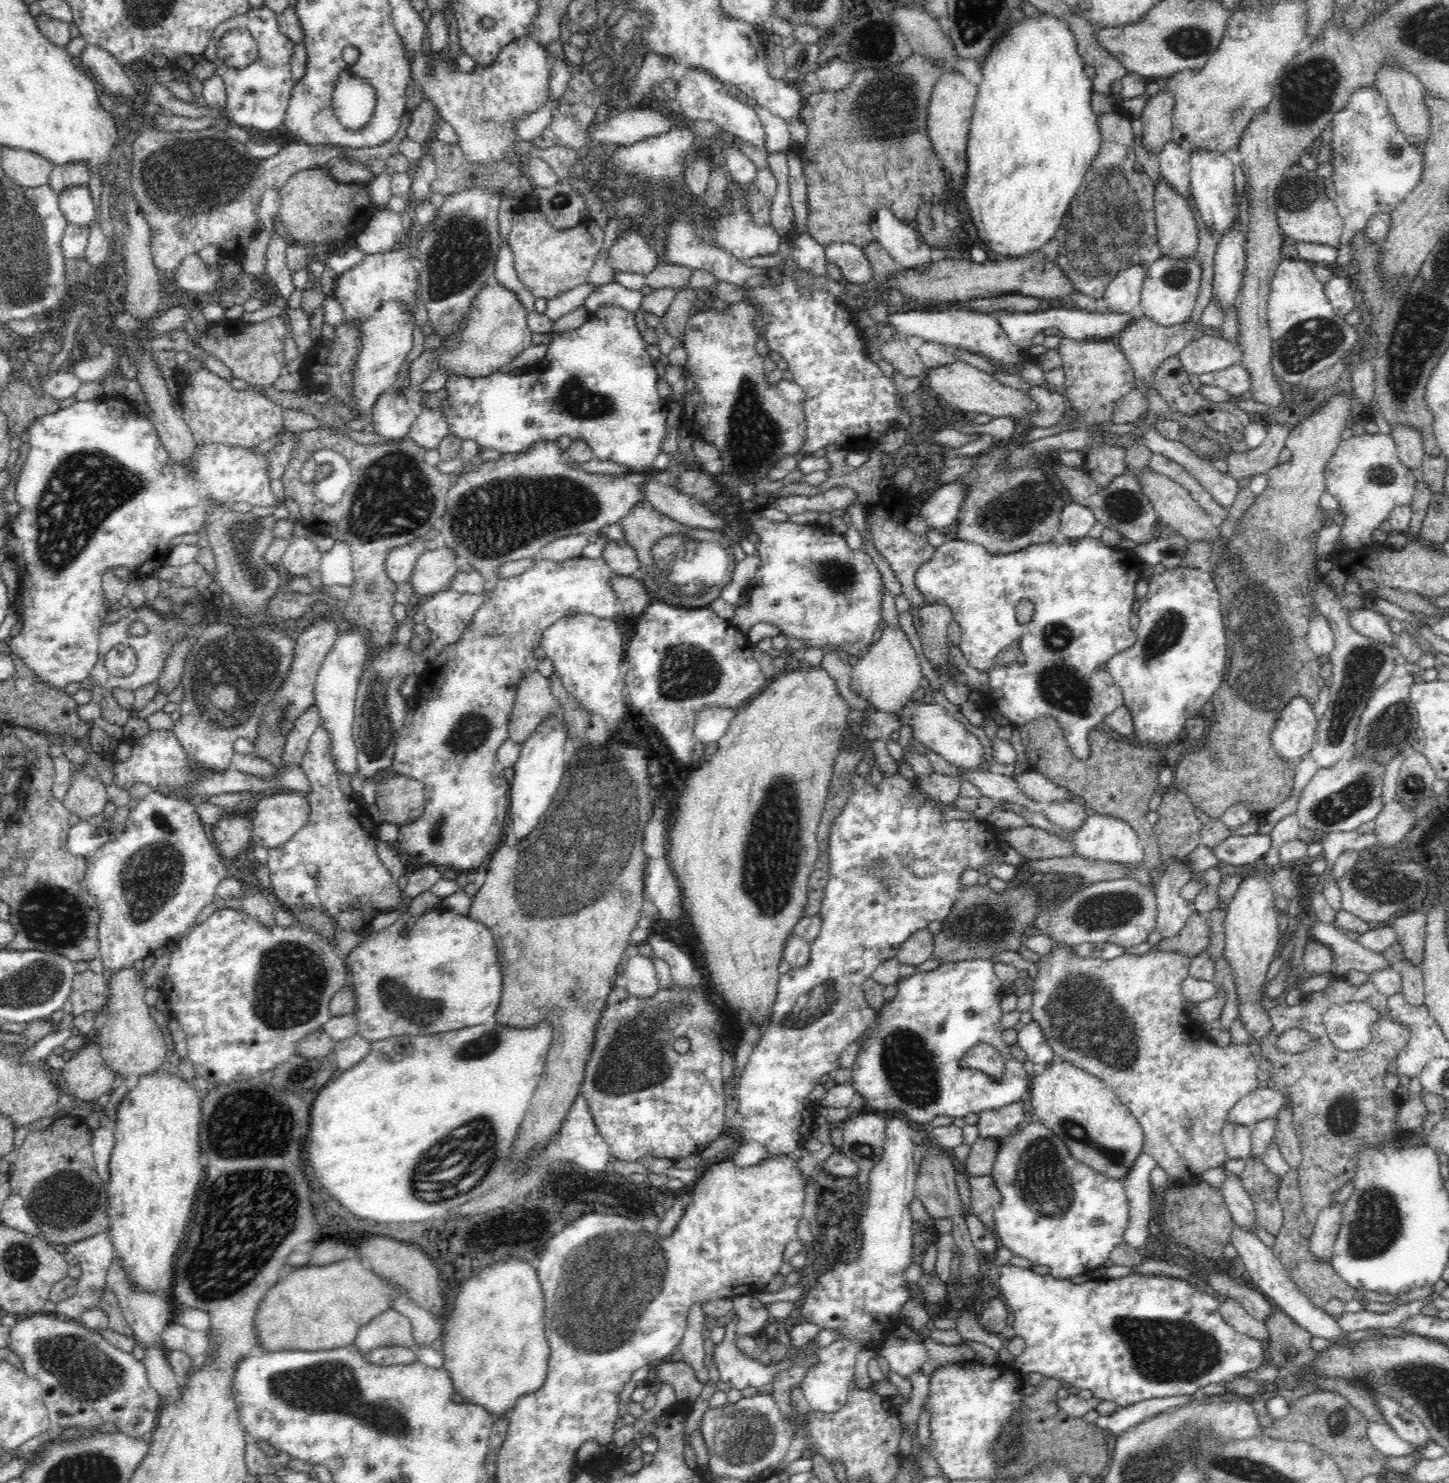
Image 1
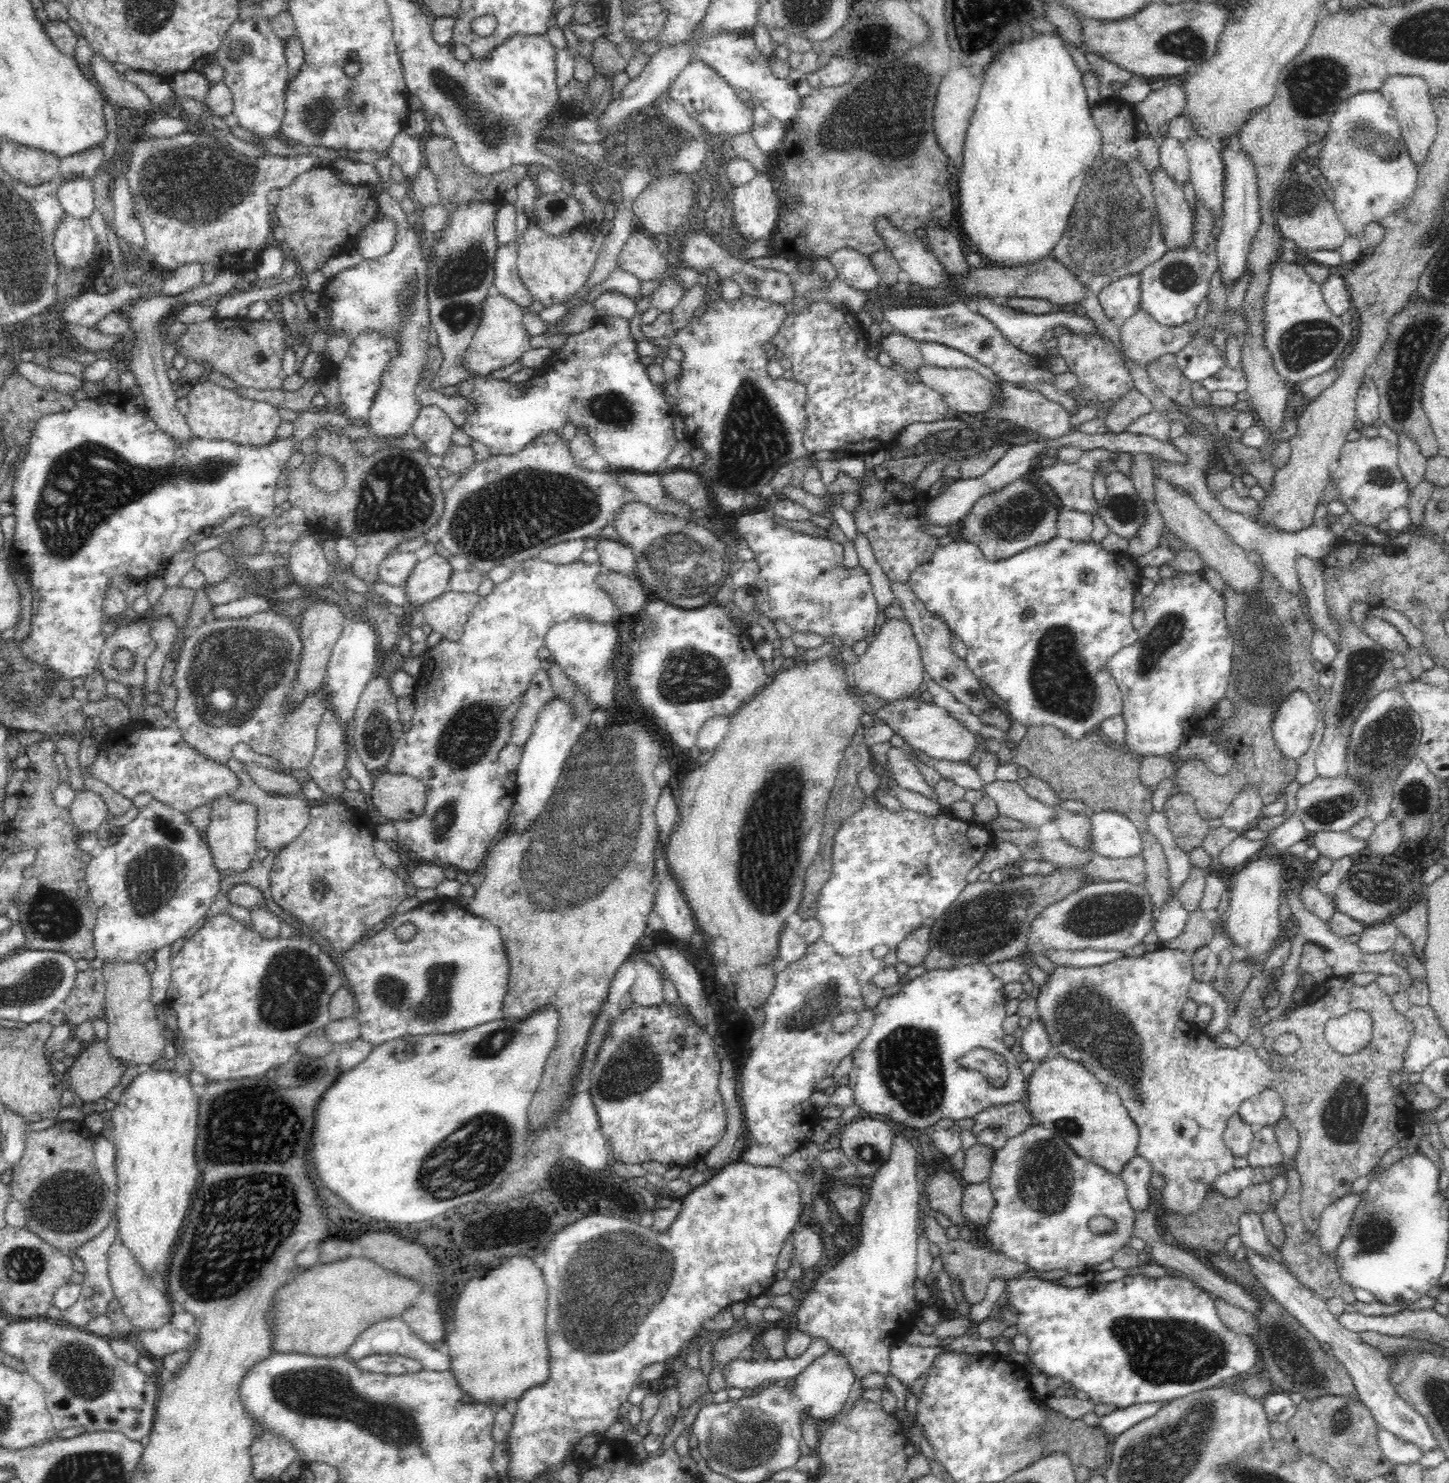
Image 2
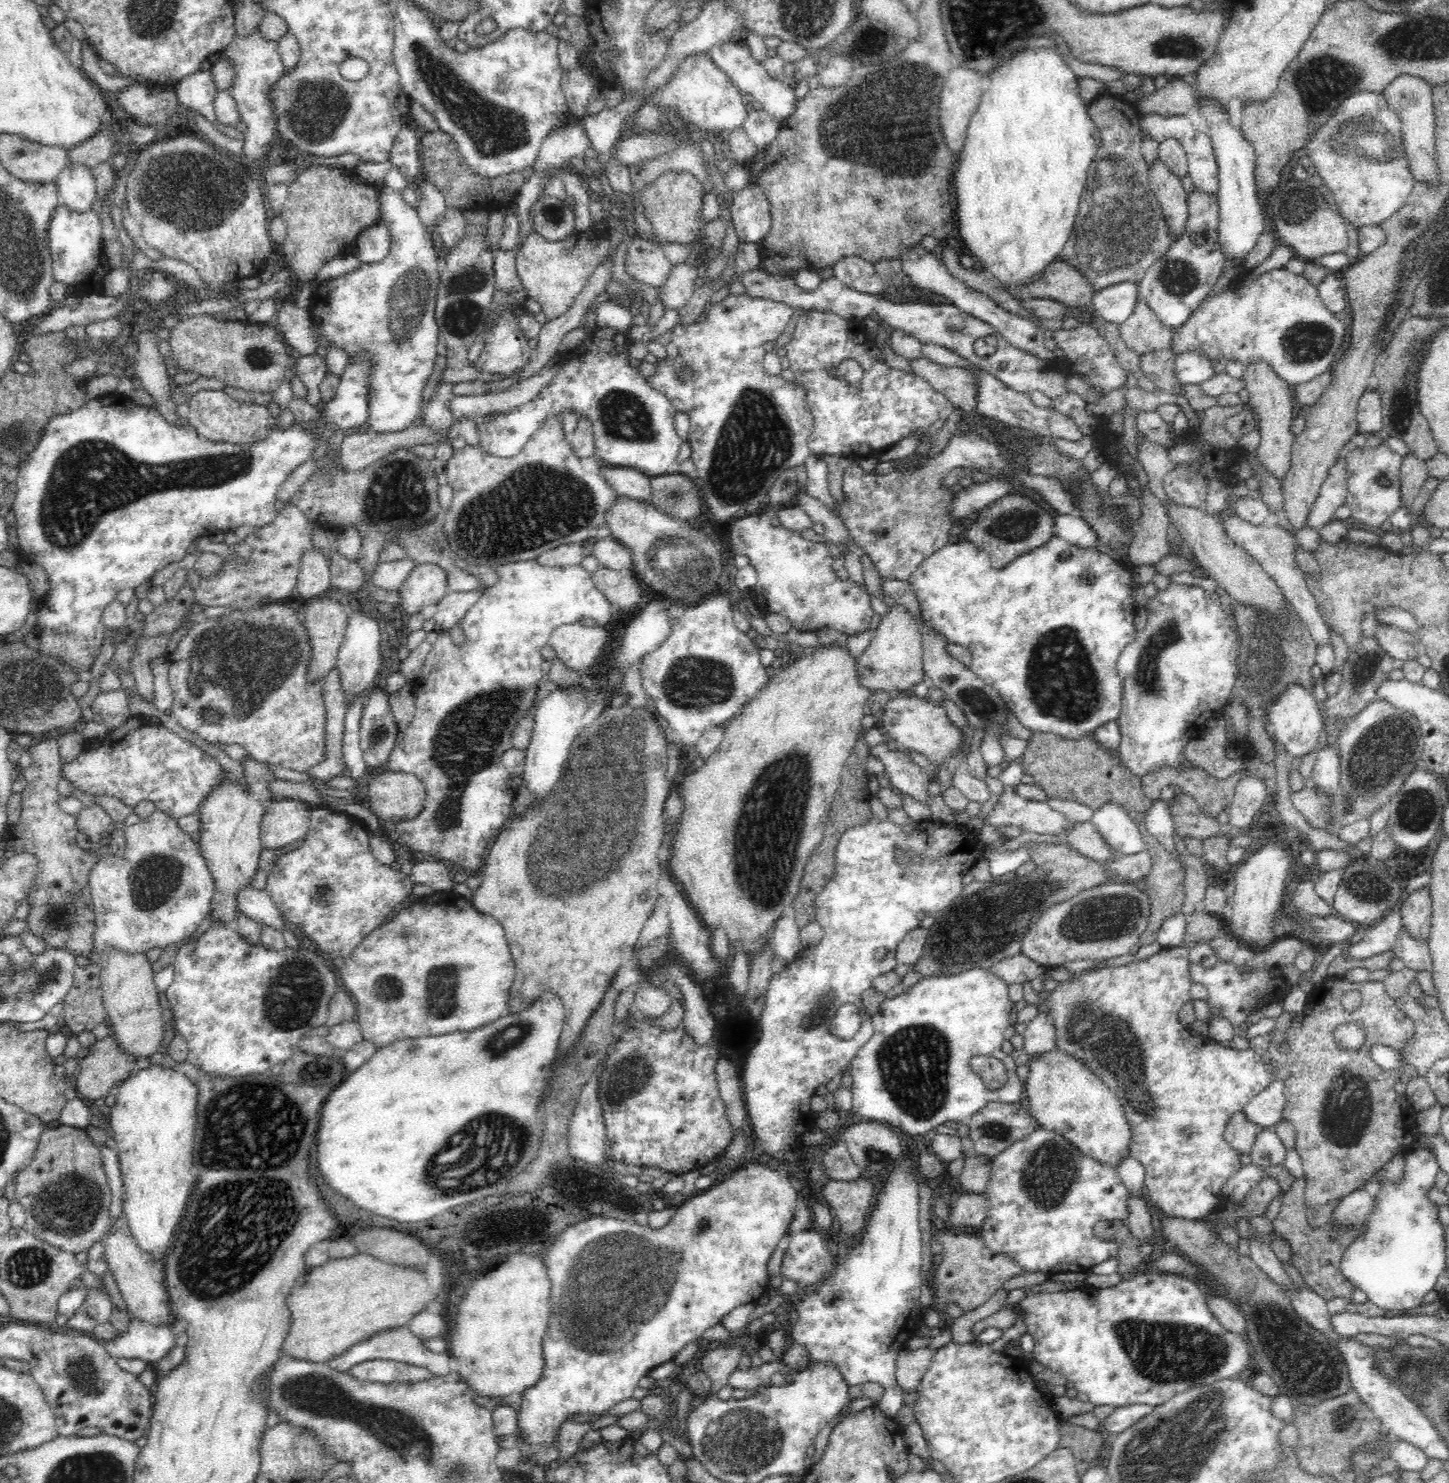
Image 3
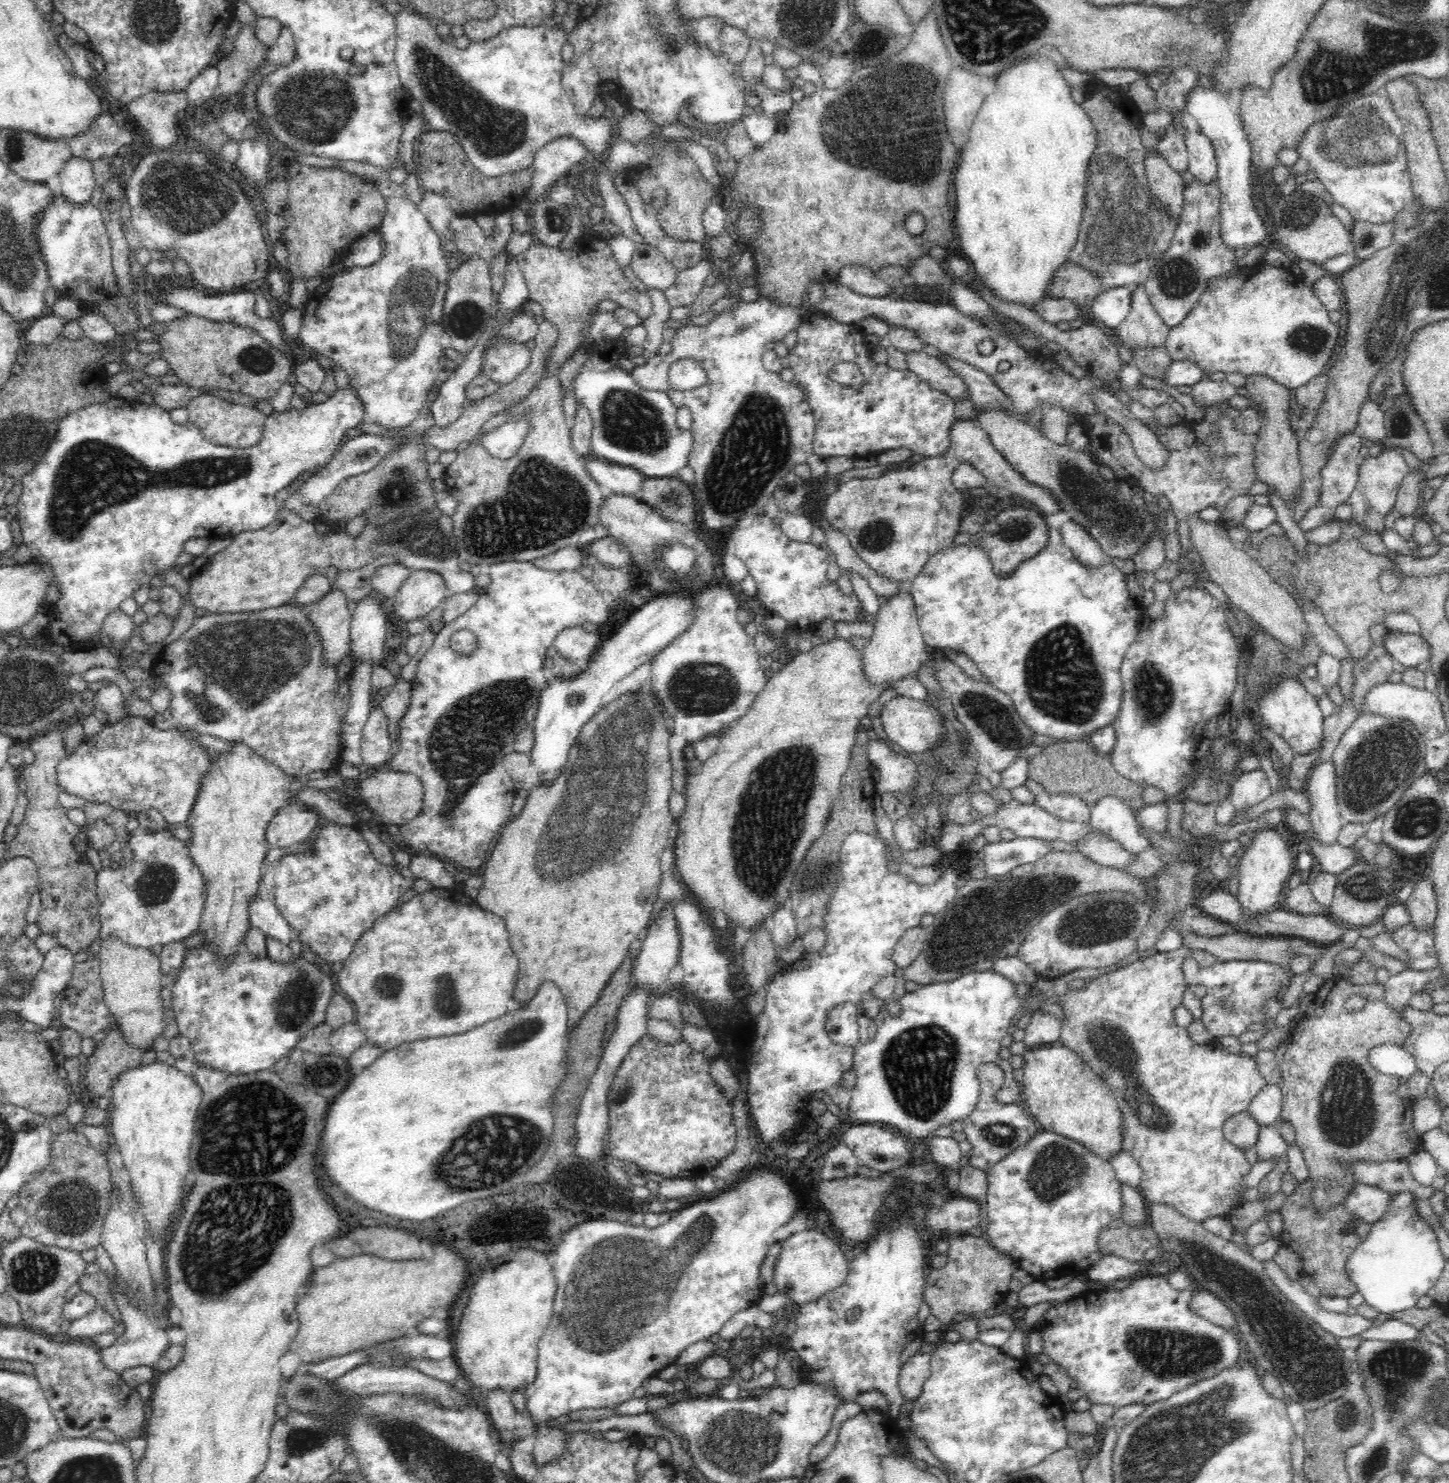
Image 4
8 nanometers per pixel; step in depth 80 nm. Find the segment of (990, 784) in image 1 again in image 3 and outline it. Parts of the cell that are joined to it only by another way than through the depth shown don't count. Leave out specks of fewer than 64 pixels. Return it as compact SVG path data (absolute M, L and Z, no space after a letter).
M1005 787L1004 792L998 796L994 810L990 811L983 824L1017 826L1023 832L1054 835L1059 831L1064 832L1071 822L1046 801L1026 800L1014 787Z

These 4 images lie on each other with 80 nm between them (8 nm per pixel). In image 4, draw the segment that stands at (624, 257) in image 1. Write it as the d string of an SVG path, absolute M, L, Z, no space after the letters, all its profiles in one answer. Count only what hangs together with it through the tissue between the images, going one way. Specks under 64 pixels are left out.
M648 243L635 248L630 260L634 274L649 289L666 290L676 282L678 269L655 246Z

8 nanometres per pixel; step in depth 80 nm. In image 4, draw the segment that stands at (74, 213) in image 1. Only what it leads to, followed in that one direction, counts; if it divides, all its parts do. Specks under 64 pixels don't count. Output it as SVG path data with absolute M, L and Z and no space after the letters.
M73 155L62 167L59 182L62 195L70 203L86 204L96 186L93 162Z

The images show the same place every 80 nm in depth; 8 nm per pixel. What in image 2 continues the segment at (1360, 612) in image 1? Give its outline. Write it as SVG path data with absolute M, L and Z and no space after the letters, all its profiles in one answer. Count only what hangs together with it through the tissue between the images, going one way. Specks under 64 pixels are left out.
M1367 614L1363 622L1362 632L1373 638L1382 648L1403 654L1408 648L1406 637L1391 623Z

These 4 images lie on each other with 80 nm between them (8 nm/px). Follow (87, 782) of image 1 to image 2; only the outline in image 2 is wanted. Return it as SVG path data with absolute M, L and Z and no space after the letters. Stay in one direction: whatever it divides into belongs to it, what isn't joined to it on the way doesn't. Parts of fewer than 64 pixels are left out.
M85 788L74 796L74 800L67 808L77 828L90 832L101 830L109 811L107 804L97 792Z

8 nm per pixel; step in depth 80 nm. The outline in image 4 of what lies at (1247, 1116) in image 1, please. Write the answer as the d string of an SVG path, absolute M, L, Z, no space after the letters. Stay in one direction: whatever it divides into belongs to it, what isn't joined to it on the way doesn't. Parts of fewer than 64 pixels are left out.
M1268 1084L1252 1099L1247 1110L1260 1127L1267 1127L1273 1126L1281 1118L1282 1105L1281 1088L1277 1084Z

